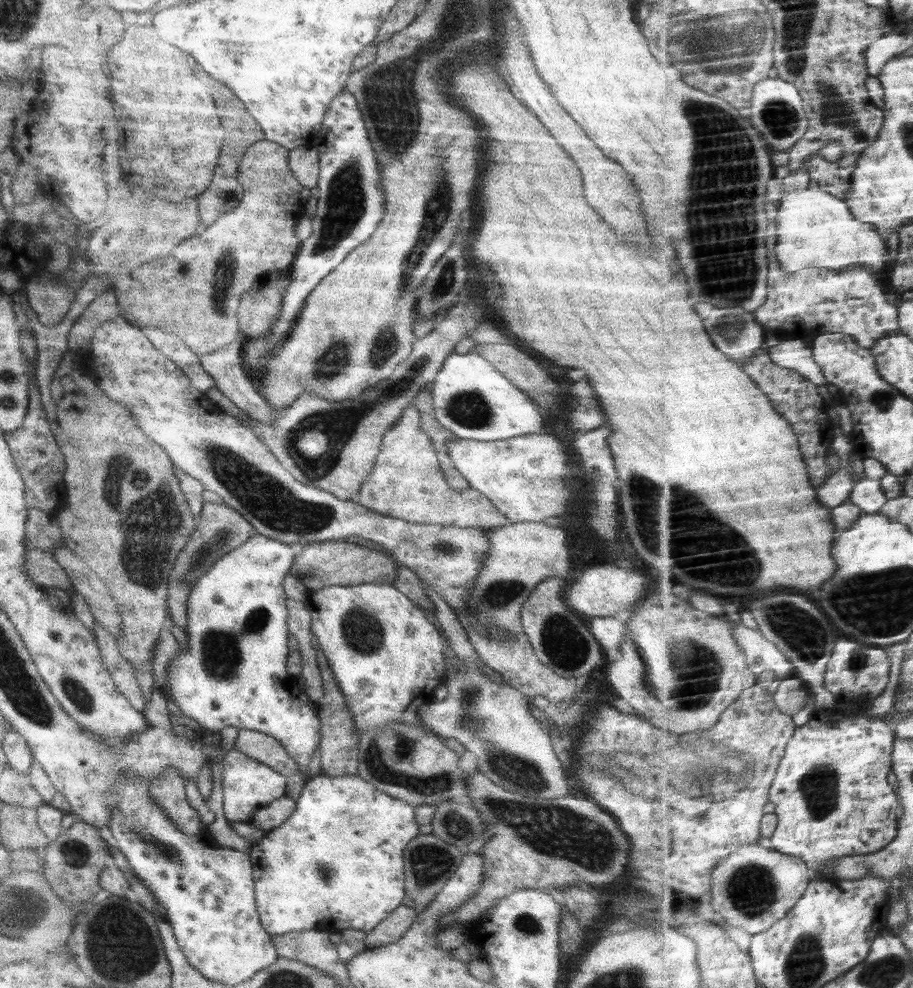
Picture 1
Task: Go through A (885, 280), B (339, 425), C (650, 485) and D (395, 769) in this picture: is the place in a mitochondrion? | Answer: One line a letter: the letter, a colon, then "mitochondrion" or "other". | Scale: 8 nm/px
A: other
B: mitochondrion
C: mitochondrion
D: mitochondrion

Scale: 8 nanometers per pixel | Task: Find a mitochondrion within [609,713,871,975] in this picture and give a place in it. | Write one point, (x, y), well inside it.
(752, 889)

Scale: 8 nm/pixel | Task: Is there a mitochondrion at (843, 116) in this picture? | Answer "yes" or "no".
yes

